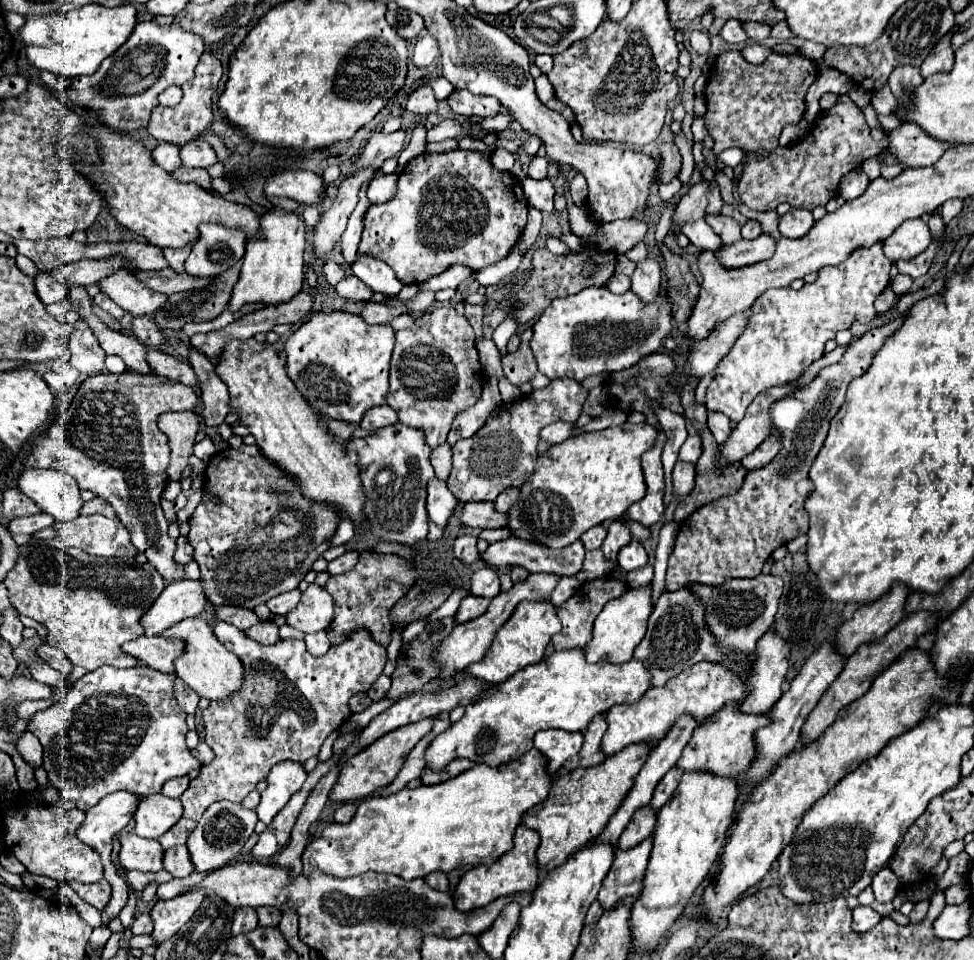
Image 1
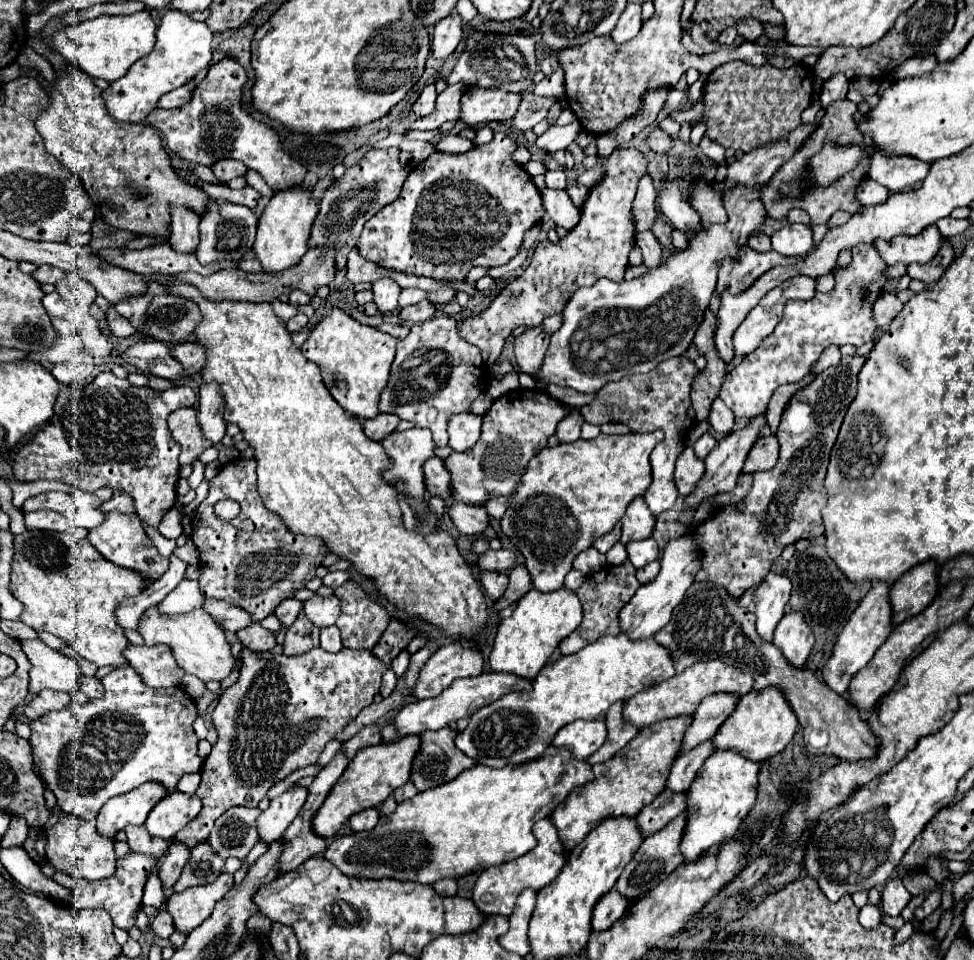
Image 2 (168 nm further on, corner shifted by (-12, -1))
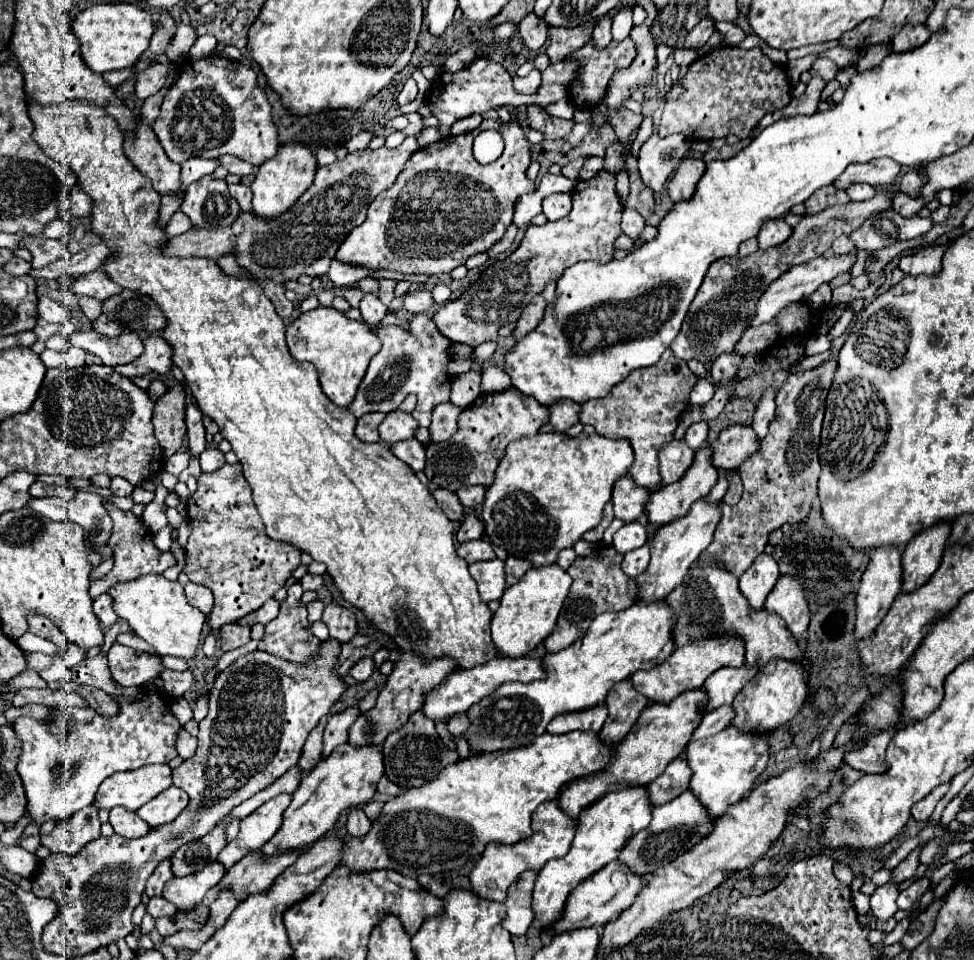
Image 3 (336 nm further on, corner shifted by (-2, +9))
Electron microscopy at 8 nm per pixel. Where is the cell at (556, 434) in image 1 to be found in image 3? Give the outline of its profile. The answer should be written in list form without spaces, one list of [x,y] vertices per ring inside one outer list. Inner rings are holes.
[[[554,403],[550,407],[550,425],[558,433],[566,433],[580,415],[580,403]]]

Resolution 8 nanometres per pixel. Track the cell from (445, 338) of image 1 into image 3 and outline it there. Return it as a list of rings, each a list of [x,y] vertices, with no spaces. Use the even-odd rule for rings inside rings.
[[[426,313],[416,315],[408,323],[408,329],[398,325],[386,325],[380,327],[376,333],[382,341],[382,349],[378,355],[372,357],[366,377],[348,409],[356,417],[362,417],[364,413],[372,411],[390,413],[398,409],[398,405],[404,401],[406,395],[414,393],[418,397],[418,405],[412,415],[420,427],[430,427],[432,409],[438,403],[450,401],[450,383],[452,383],[452,375],[448,375],[448,363],[452,361],[450,339],[446,339],[440,331],[436,331],[434,319]]]

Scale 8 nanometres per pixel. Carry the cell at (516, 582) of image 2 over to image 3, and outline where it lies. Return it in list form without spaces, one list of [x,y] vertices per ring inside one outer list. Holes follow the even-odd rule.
[[[510,555],[506,559],[506,587],[512,587],[514,583],[518,583],[528,569],[530,569],[530,561]]]

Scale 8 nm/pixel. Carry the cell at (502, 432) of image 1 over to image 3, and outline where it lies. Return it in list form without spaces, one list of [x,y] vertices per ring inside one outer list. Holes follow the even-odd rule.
[[[514,387],[500,393],[484,393],[462,411],[456,435],[452,435],[444,443],[430,443],[426,447],[428,461],[424,473],[430,479],[430,483],[450,491],[458,491],[470,485],[490,487],[508,443],[536,435],[540,425],[544,425],[546,421],[548,407],[542,407],[536,399],[518,393],[518,389]]]

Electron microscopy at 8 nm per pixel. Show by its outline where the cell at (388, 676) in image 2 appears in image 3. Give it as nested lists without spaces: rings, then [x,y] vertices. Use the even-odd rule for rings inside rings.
[[[364,657],[360,659],[352,669],[350,669],[350,675],[358,681],[368,681],[370,675],[374,673],[374,659],[372,657]]]

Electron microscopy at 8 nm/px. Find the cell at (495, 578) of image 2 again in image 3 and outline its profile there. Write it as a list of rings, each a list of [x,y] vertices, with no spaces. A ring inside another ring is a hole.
[[[492,559],[492,561],[478,561],[470,565],[470,575],[478,583],[478,593],[482,601],[500,599],[506,585],[504,585],[504,561]]]

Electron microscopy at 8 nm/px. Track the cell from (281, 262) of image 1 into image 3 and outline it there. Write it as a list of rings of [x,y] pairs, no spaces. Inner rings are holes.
[[[288,143],[280,147],[278,155],[274,159],[268,159],[266,163],[260,165],[252,187],[254,199],[252,199],[252,213],[258,215],[260,219],[274,219],[278,215],[284,215],[302,195],[304,191],[312,185],[314,173],[316,173],[316,157],[310,153],[308,147],[300,143]]]

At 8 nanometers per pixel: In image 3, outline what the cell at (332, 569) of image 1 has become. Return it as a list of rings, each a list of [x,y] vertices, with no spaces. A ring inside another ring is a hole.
[[[308,573],[308,575],[304,575],[304,577],[300,579],[300,583],[302,583],[304,591],[306,591],[306,589],[318,589],[318,587],[324,585],[324,577],[322,577],[322,575],[312,575],[312,573]]]

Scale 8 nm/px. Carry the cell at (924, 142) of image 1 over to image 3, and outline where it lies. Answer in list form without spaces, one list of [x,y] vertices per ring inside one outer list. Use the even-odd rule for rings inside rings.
[[[872,159],[870,163],[850,163],[846,171],[834,181],[836,187],[846,189],[850,183],[868,183],[868,185],[890,185],[902,167],[892,159]]]

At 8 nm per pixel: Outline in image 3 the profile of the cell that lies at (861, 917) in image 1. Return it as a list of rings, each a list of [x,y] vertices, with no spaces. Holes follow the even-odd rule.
[[[854,891],[852,893],[852,903],[854,903],[854,907],[856,907],[856,911],[858,911],[858,915],[866,915],[868,911],[870,911],[870,905],[868,905],[868,895],[864,895],[864,893],[860,893],[860,891]]]

